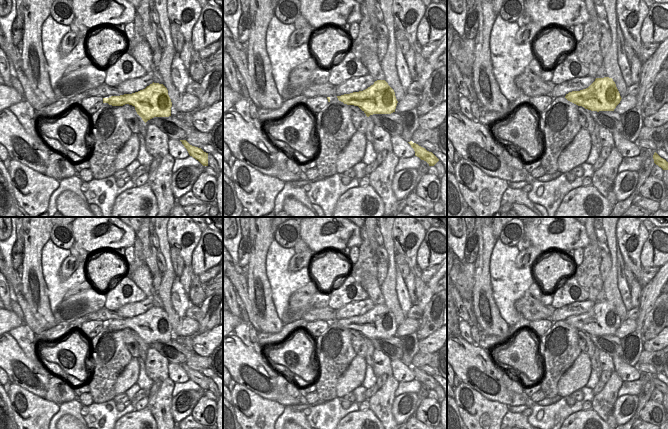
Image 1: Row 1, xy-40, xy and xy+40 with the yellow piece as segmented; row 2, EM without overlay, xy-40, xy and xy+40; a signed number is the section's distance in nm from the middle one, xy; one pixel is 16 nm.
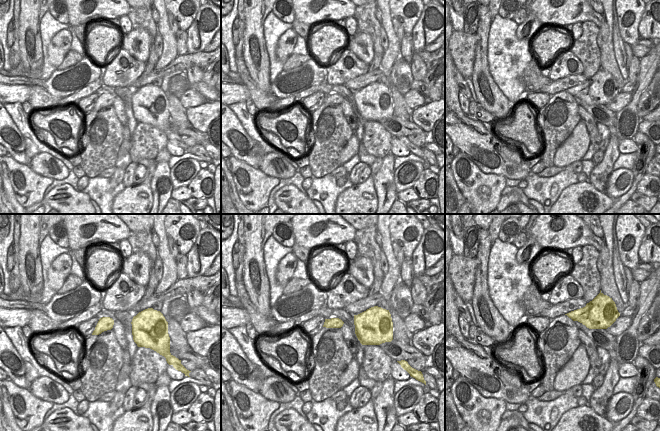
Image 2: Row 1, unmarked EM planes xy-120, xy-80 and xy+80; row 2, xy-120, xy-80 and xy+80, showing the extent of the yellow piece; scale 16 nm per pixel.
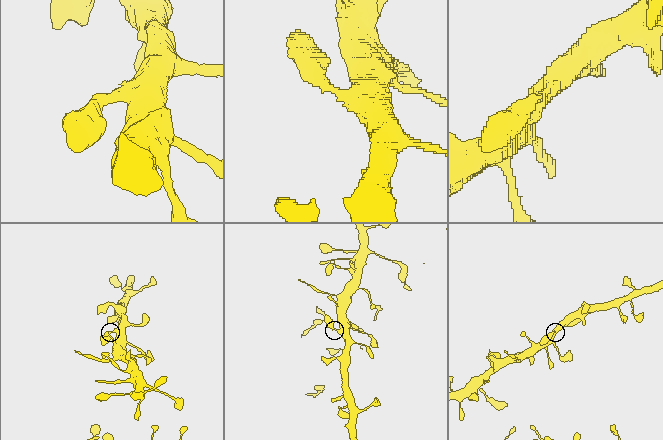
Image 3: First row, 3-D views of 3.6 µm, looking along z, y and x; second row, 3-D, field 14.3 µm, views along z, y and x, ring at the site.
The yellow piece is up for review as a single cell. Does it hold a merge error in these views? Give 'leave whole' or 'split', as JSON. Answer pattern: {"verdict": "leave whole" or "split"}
{"verdict": "leave whole"}

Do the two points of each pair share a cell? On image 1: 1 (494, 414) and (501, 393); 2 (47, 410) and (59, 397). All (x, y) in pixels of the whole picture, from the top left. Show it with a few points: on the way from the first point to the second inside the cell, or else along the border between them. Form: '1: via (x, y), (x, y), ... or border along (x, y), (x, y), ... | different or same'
1: border along (477, 390), (486, 398), (497, 400), (508, 406) | different
2: border along (44, 398), (59, 404) | different

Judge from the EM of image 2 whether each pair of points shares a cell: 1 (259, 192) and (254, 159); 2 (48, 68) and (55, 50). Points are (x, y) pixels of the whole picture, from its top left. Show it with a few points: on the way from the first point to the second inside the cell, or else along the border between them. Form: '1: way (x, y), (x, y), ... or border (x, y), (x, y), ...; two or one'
1: border (234, 156), (258, 169); two
2: border (50, 39), (48, 60), (56, 68); two

